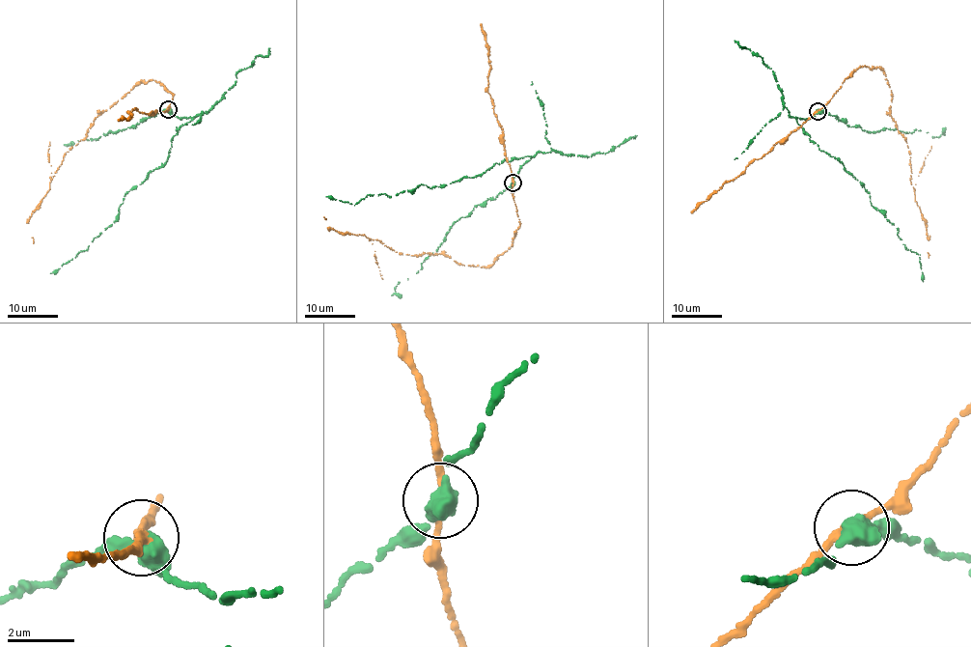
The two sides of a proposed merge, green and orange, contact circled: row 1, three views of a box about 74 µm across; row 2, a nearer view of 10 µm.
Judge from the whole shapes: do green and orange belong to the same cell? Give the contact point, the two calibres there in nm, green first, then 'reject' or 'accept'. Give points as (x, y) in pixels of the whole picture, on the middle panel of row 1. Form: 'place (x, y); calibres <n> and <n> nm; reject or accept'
place (513, 182); calibres 600 and 240 nm; reject

